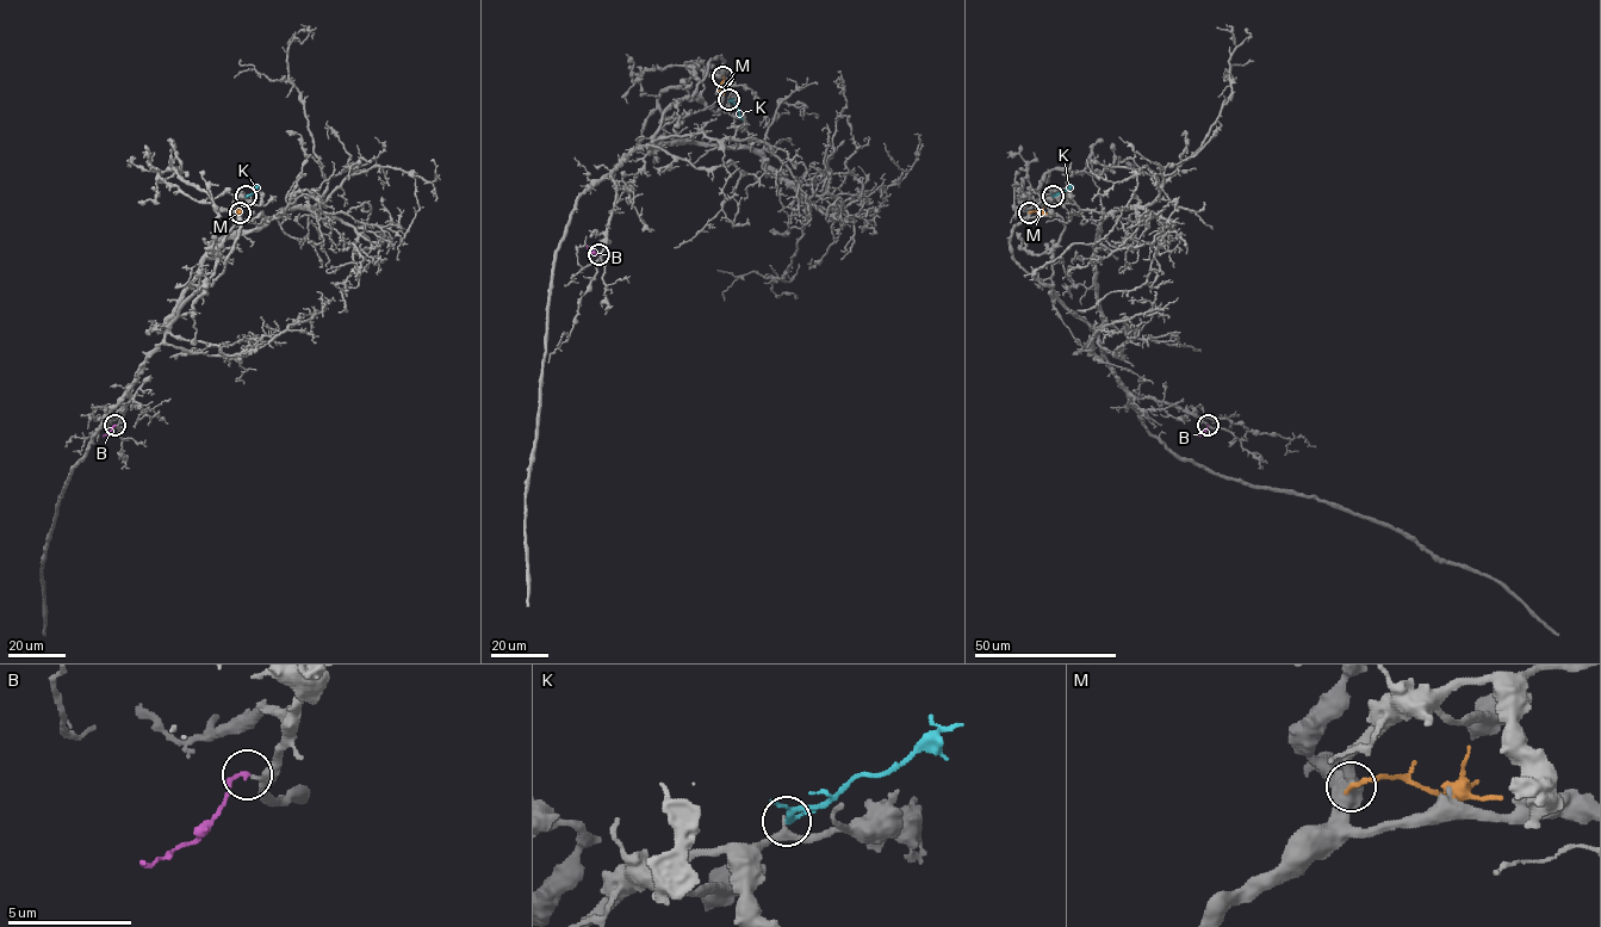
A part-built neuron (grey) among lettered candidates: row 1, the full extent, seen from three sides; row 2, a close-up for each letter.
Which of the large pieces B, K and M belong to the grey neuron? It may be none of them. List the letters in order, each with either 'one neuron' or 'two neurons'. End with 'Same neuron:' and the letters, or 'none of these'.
B: one neuron
K: two neurons
M: two neurons
Same neuron: B

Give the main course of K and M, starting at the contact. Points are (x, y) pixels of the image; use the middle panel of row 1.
K: (728, 100), (738, 107), (742, 119)
M: (723, 76), (724, 94)

